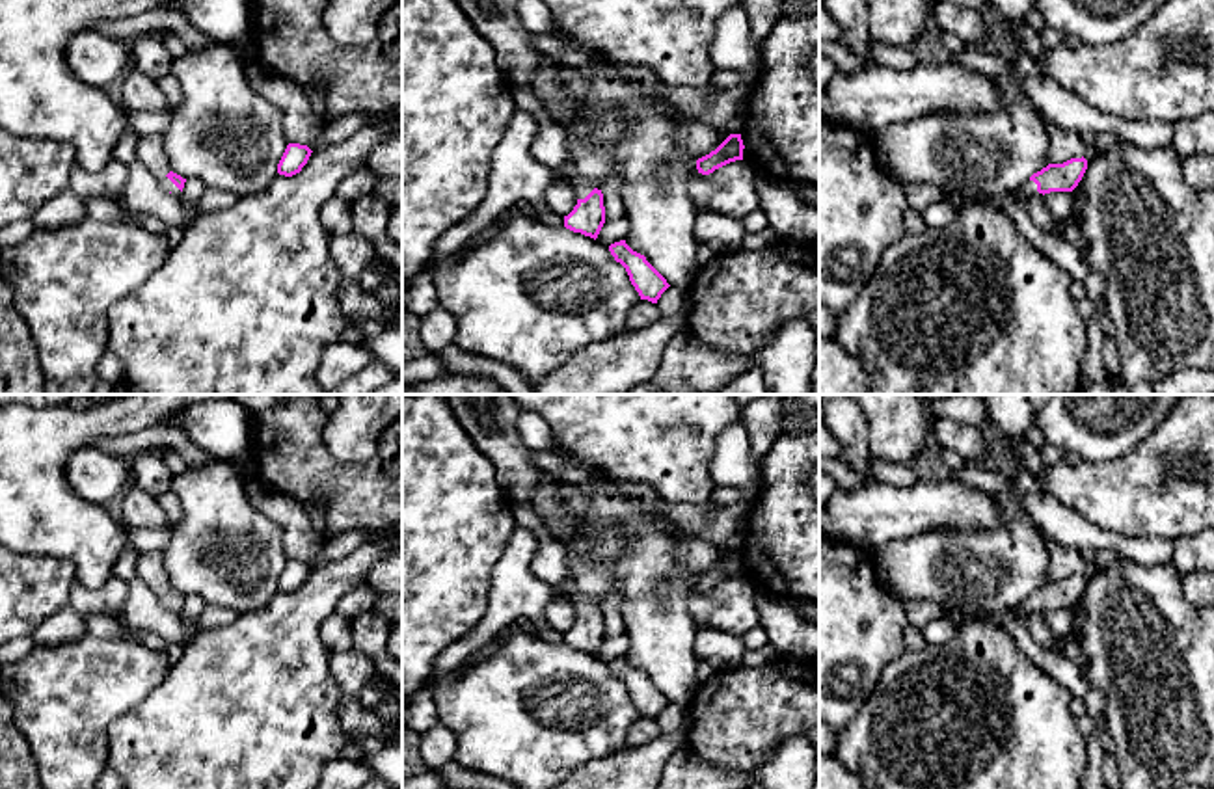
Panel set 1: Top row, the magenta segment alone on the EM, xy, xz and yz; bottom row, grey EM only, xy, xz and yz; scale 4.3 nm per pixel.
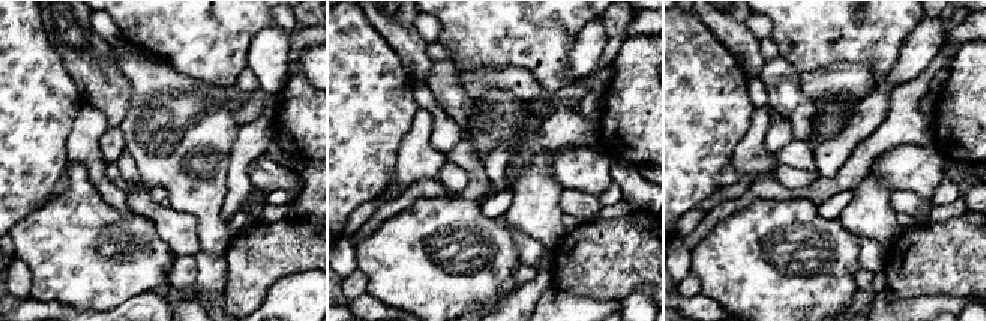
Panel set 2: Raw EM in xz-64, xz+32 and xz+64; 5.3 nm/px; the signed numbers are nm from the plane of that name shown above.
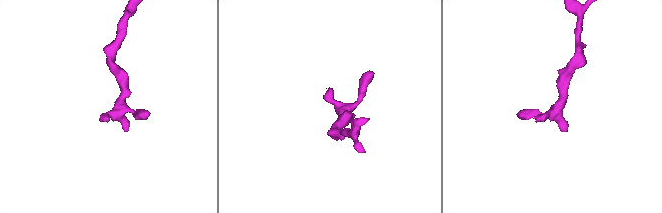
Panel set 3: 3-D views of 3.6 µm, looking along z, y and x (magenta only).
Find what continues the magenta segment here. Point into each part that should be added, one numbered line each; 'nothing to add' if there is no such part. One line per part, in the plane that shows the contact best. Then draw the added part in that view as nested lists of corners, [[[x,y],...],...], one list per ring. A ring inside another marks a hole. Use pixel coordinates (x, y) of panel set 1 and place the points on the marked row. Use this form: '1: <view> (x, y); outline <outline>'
1: xz (568, 173); outline [[[566,162],[553,173],[555,173],[555,179],[564,181],[575,190],[577,199],[585,199],[594,190],[594,186],[585,182],[585,179],[579,175],[579,171],[572,162]]]

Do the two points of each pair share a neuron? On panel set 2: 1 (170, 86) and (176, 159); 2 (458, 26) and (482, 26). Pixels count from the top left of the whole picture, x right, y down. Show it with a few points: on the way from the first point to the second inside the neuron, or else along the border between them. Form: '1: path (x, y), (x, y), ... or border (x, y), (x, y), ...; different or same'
1: path (170, 104), (173, 141); same
2: path (464, 26), (476, 26); same

